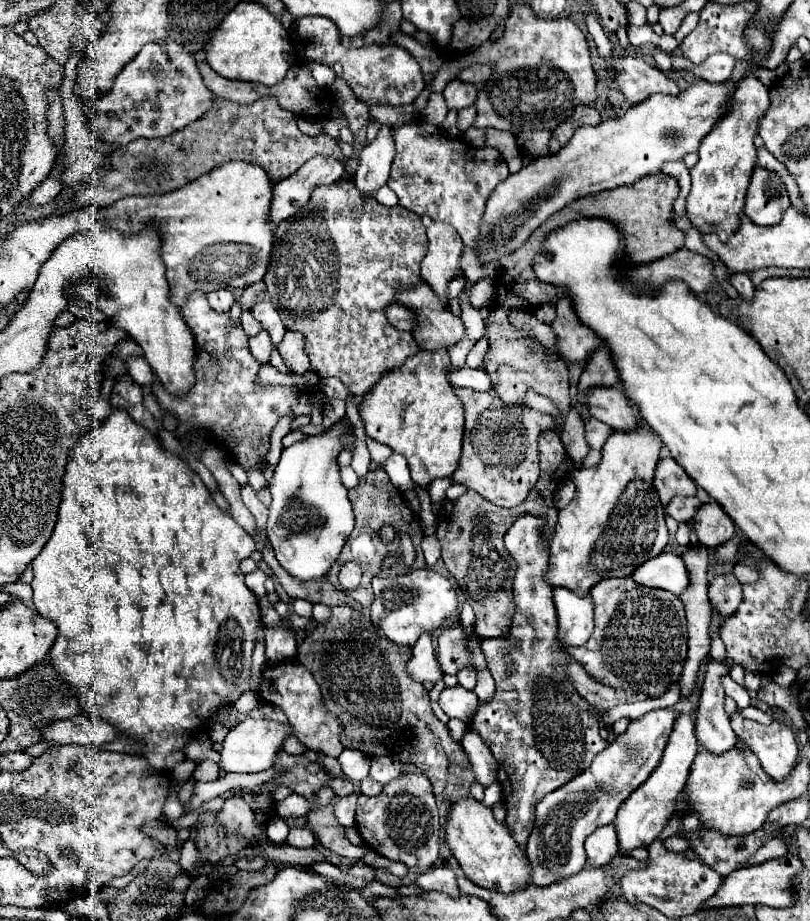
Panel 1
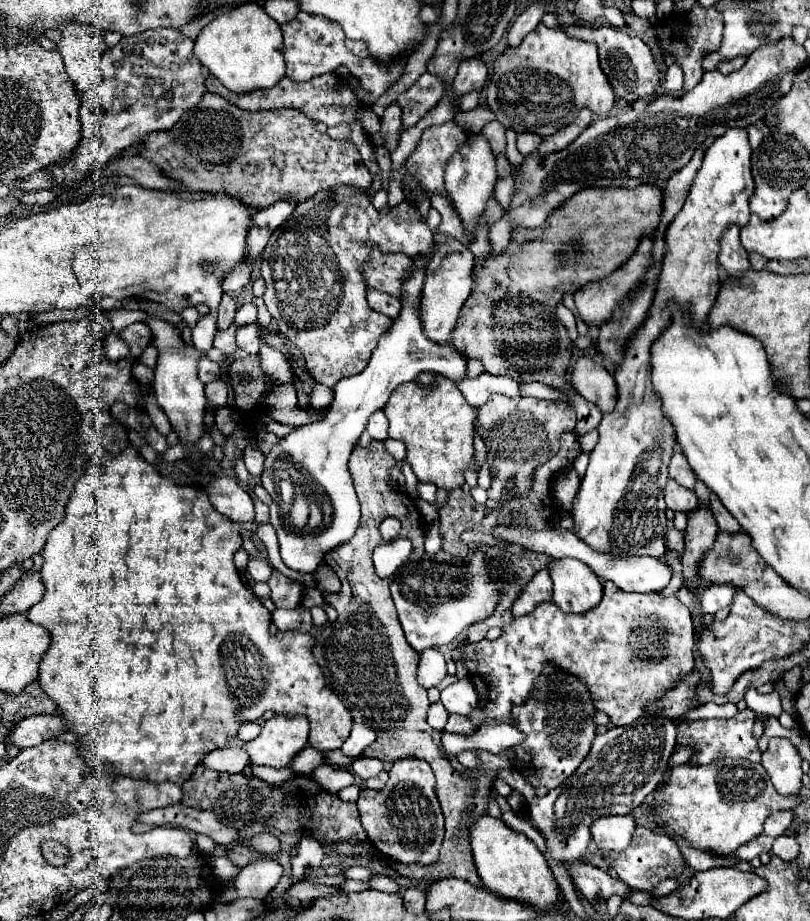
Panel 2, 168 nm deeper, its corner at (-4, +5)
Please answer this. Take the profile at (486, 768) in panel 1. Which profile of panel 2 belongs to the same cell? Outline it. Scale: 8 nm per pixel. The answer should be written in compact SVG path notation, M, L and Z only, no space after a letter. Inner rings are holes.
M457 714L449 716L449 720L445 724L445 730L449 730L449 732L469 732L469 734L475 732L475 728L469 722L469 718L467 716L457 716Z

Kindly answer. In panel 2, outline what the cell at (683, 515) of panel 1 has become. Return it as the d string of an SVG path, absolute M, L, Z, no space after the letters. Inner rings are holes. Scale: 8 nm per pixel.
M669 480L665 486L665 502L667 502L667 508L675 512L693 512L699 504L693 490L687 490L673 480Z

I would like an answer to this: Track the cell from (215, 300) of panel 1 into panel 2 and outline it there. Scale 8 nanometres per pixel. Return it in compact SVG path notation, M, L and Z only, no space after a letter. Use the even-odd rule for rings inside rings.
M223 294L219 304L219 314L217 314L217 328L219 330L229 328L235 318L235 312L237 312L237 300L231 294Z

